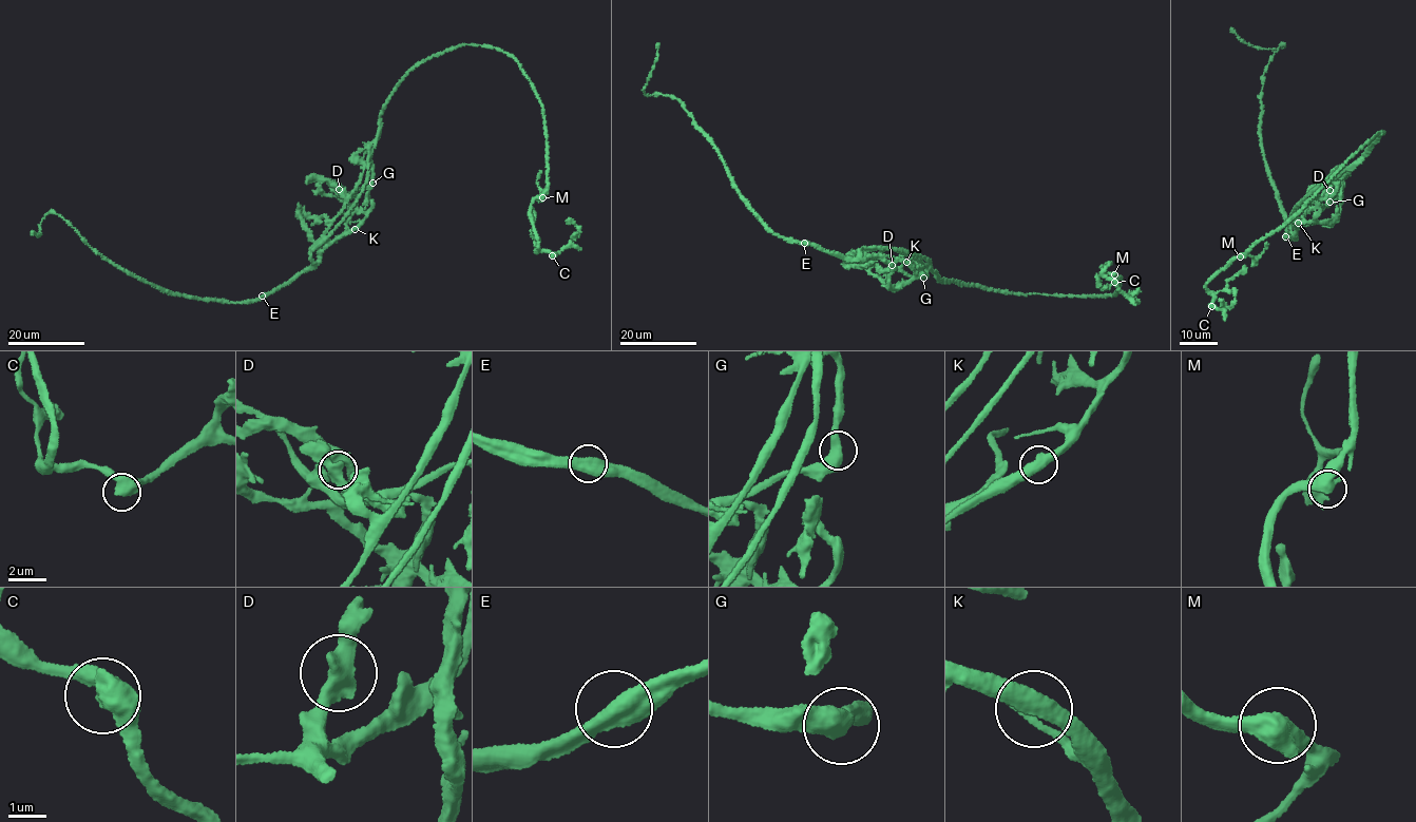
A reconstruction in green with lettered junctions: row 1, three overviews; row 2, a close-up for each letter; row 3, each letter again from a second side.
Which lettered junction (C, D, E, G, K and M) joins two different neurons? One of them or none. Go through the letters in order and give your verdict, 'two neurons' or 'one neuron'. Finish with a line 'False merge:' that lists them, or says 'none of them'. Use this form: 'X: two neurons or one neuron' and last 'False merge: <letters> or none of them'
C: one neuron
D: one neuron
E: two neurons
G: one neuron
K: one neuron
M: one neuron
False merge: E

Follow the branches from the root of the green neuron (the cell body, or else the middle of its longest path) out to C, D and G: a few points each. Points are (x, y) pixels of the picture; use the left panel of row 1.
C: (368, 161), (419, 64), (465, 44), (513, 55), (543, 109), (547, 187), (529, 214), (552, 255)
D: (368, 161), (372, 166), (370, 184), (347, 193), (339, 189)
G: (368, 161), (372, 166), (372, 183)

